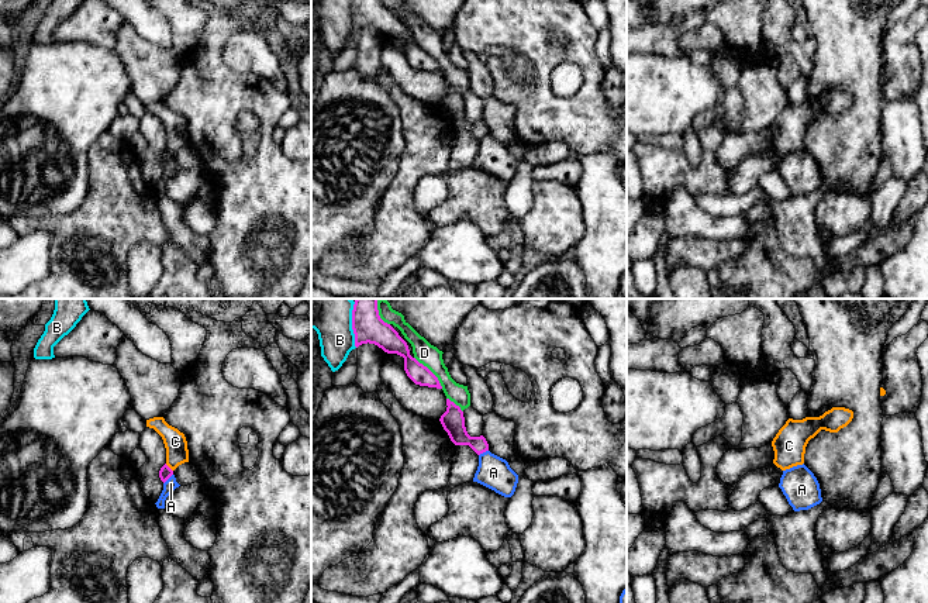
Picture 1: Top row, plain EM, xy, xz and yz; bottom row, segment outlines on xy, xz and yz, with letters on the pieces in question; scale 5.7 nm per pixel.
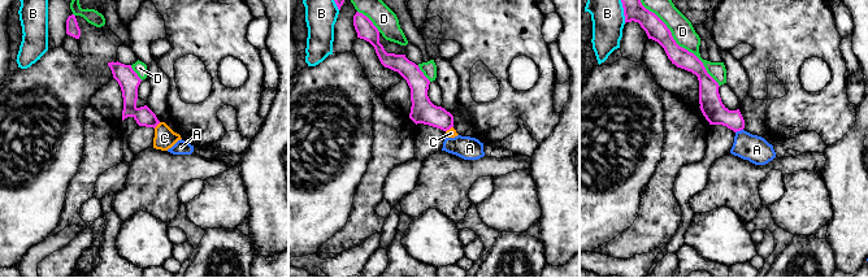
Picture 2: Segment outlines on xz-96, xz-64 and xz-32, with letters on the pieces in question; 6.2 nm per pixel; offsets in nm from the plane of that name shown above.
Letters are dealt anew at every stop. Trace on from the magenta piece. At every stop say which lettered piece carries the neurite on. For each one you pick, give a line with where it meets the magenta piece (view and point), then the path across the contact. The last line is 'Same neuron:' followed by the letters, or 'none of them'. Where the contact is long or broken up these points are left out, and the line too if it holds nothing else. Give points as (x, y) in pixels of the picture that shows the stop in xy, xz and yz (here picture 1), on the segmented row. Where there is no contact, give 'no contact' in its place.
Same neuron: none of them

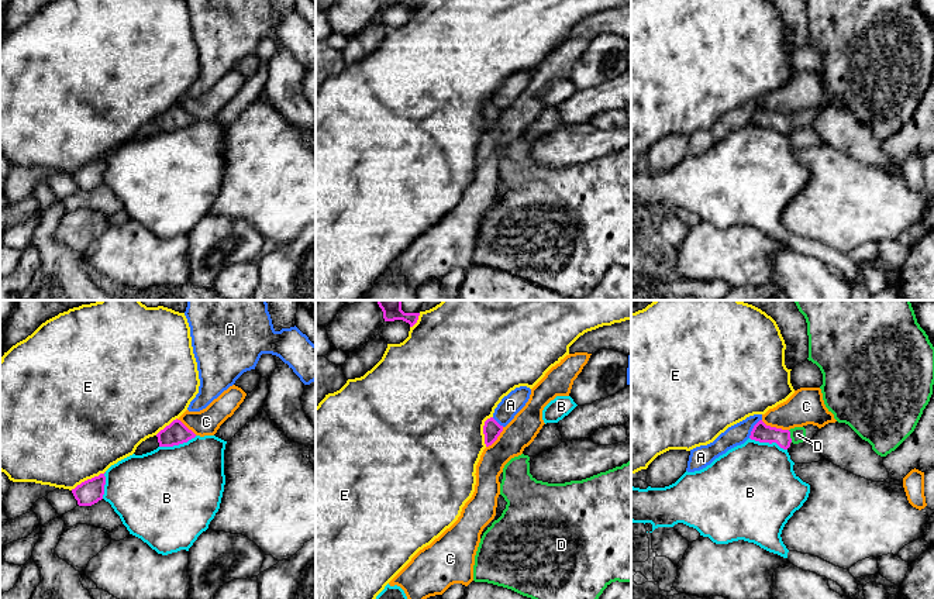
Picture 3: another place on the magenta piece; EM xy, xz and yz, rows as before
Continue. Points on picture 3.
D: contact yz (789, 436); way yz (762, 433), (789, 436), (798, 434)
Same neuron: D

